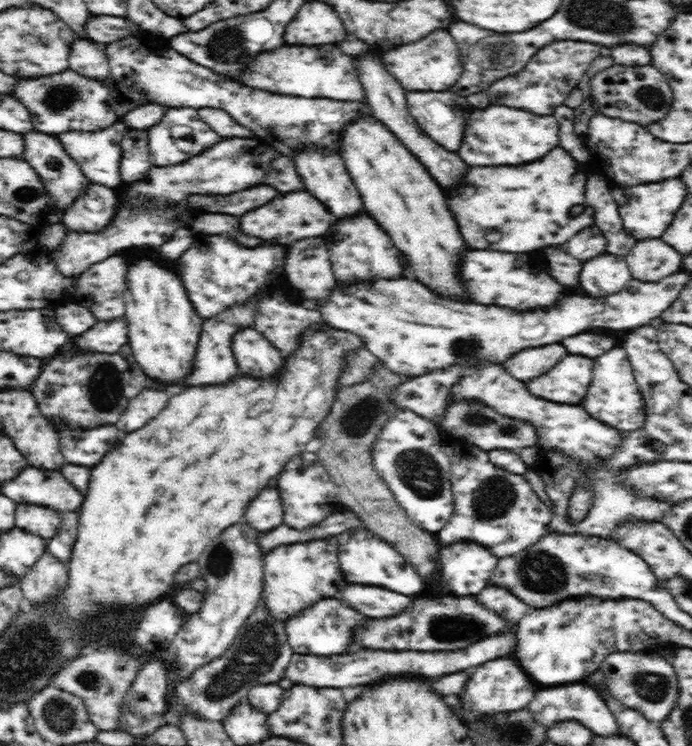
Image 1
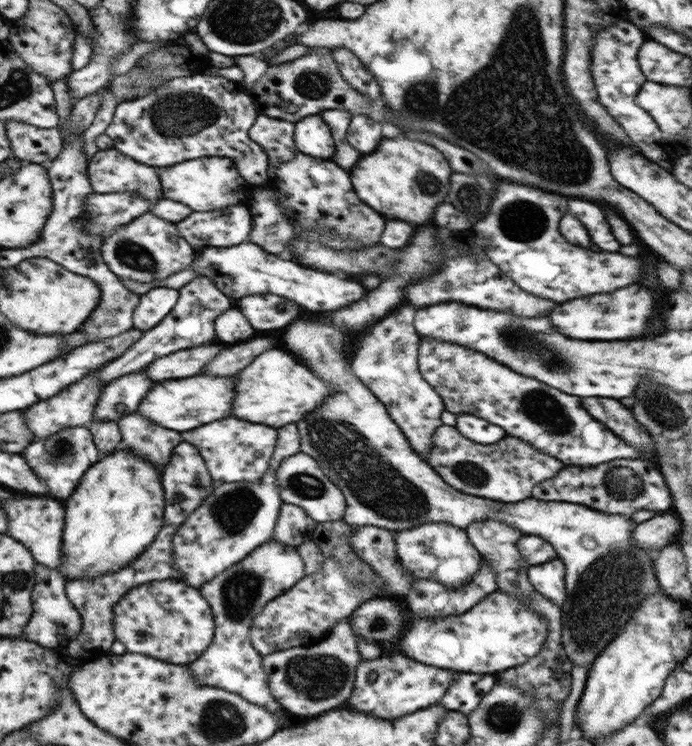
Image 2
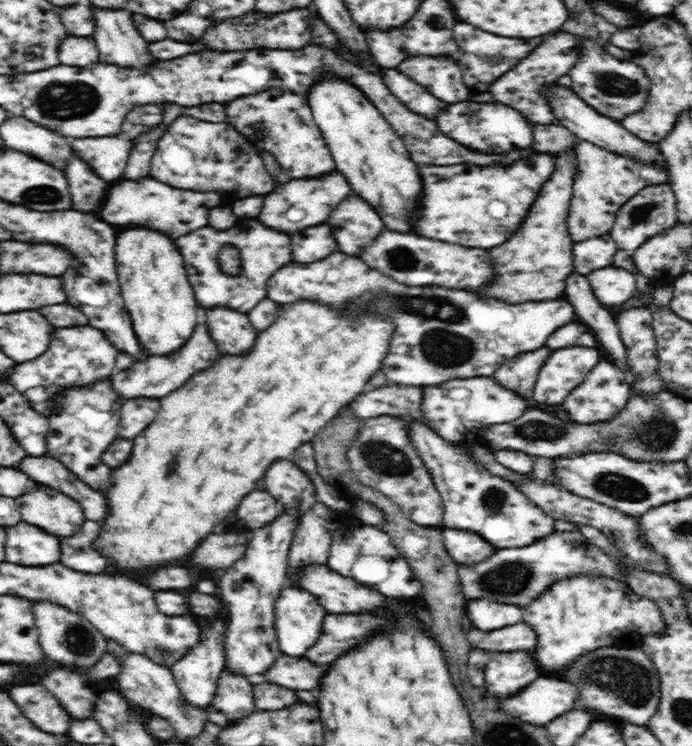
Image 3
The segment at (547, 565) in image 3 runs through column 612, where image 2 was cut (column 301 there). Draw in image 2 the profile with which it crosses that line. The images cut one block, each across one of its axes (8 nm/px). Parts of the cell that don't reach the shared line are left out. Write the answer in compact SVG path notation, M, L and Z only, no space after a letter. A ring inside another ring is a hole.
M270 540L198 588L210 605L215 632L209 648L187 665L193 678L202 685L224 689L263 706L279 718L280 728L290 725L290 715L270 695L267 674L262 666L263 657L250 642L250 626L267 602L284 594L305 575L304 563L296 547Z

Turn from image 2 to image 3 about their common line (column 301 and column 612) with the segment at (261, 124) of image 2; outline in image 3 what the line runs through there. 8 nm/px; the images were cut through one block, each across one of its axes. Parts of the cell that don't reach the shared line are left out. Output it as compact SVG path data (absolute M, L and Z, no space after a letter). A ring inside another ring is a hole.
M586 140L579 141L575 148L578 172L573 184L573 195L567 217L568 232L574 243L606 234L606 230L611 230L616 220L617 211L628 202L628 199L643 188L669 181L667 172L661 168L609 152Z

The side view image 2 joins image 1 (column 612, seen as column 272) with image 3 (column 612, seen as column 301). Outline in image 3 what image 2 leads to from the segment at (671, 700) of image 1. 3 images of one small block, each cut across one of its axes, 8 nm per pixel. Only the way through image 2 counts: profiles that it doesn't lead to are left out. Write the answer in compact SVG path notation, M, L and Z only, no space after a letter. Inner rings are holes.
M598 648L580 656L562 676L578 688L580 706L586 710L598 710L614 716L616 720L645 725L656 714L661 698L658 671L642 648Z

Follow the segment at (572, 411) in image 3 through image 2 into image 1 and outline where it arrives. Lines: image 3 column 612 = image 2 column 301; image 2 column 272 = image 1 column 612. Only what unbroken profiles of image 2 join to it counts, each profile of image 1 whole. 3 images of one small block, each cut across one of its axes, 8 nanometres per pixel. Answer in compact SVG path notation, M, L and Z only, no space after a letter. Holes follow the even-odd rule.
M614 348L614 350L596 358L592 384L588 388L584 402L579 404L592 418L620 431L635 431L644 428L644 422L646 422L643 409L645 407L644 399L634 382L632 368L630 368L624 348Z

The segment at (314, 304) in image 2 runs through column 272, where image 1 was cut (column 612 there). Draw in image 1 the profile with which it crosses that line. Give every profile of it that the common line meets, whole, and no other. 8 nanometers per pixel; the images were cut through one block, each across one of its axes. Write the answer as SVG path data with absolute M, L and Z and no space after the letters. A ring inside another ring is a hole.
M602 254L582 264L580 272L580 286L590 296L610 296L626 288L632 280L632 274L626 266L626 261L620 256Z

